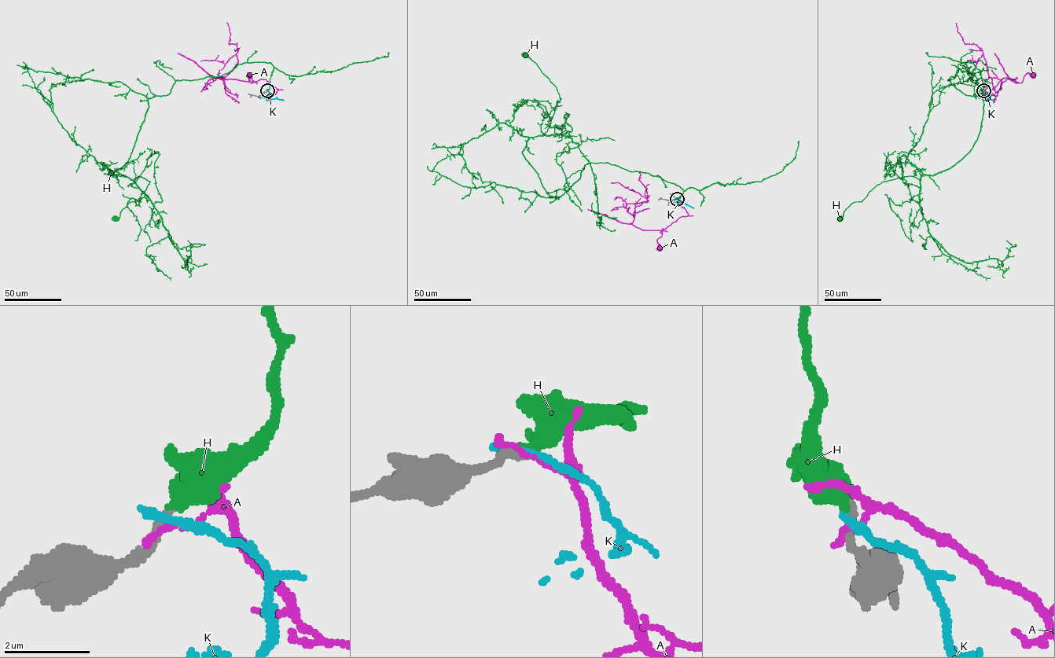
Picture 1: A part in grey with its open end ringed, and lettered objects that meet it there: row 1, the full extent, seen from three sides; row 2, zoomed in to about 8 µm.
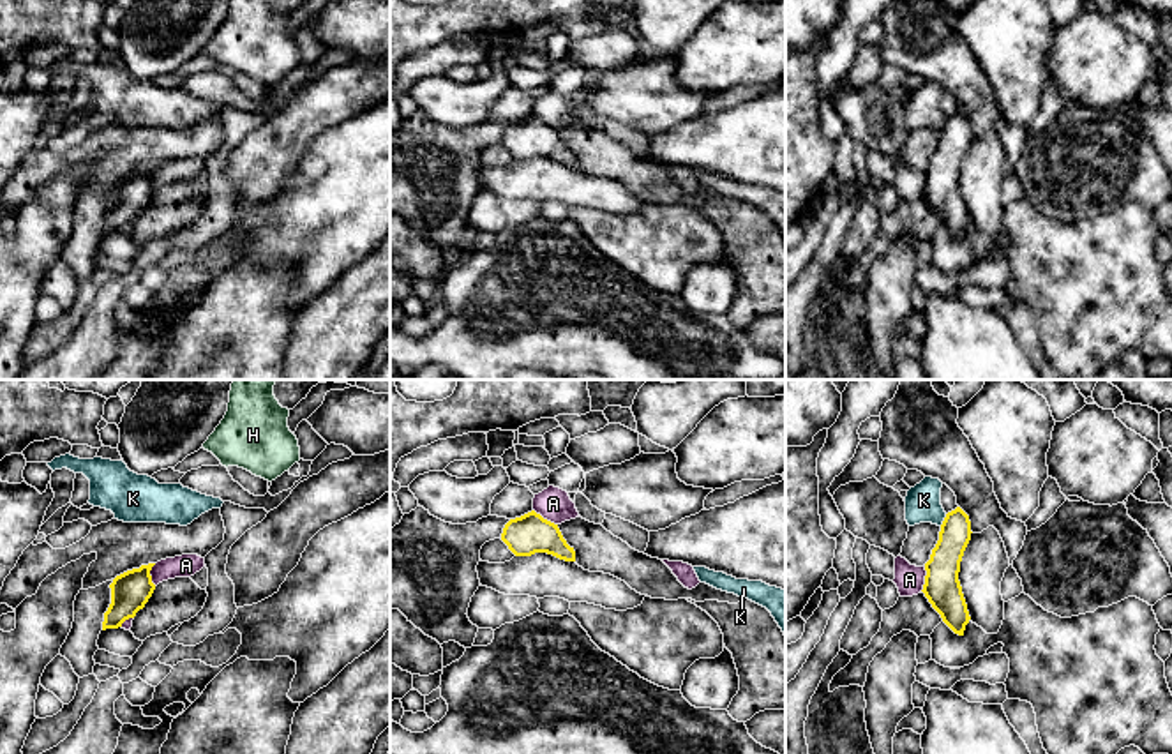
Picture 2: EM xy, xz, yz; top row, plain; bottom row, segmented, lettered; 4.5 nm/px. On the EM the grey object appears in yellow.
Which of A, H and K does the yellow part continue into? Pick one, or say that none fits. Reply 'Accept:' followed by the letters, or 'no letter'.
Accept: no letter

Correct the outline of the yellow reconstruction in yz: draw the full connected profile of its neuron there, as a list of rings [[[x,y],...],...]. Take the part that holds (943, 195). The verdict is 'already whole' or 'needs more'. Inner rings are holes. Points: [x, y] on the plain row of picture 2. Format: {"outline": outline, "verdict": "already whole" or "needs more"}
{"outline": [[[960,111],[946,118],[939,145],[925,168],[927,180],[921,194],[943,226],[958,240],[964,240],[971,224],[958,185],[971,138],[969,120]]], "verdict": "already whole"}

